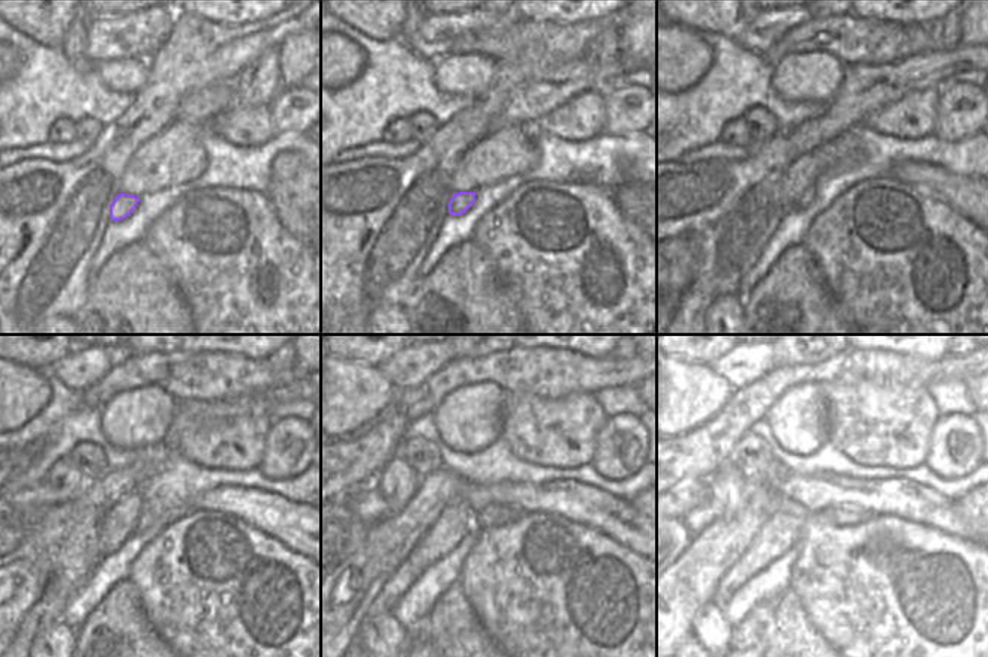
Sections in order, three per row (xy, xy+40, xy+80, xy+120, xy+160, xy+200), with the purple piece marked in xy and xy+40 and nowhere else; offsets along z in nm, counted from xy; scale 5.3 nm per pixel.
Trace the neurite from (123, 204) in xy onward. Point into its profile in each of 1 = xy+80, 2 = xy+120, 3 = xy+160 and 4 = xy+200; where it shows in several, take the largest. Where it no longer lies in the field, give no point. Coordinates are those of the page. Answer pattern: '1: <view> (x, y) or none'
1: xy+80 (807, 197)
2: xy+120 (149, 513)
3: xy+160 (495, 515)
4: xy+200 (832, 515)

